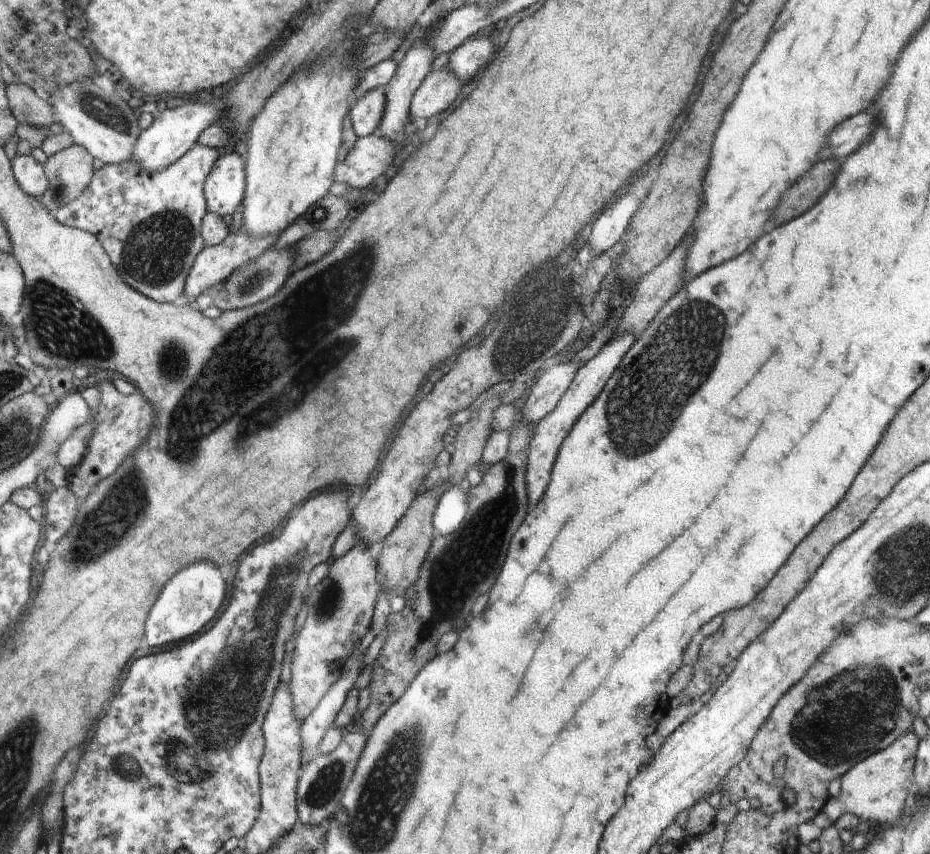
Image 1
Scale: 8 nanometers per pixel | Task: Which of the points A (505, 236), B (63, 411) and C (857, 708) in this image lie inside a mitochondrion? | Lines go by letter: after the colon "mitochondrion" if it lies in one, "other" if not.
A: other
B: other
C: mitochondrion

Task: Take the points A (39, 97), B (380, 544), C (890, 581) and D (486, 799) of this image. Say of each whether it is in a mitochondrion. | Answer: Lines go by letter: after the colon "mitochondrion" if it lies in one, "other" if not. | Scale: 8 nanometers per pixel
A: other
B: other
C: mitochondrion
D: other

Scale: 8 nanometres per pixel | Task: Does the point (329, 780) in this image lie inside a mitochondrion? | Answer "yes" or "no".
yes

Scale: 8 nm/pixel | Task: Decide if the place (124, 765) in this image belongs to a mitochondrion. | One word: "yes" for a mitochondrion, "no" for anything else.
yes

